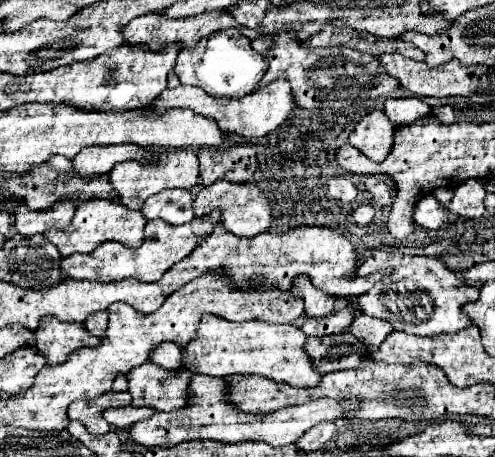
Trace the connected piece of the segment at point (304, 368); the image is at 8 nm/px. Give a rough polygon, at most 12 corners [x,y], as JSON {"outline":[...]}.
{"outline":[[206,314],[182,348],[208,376],[312,388],[300,328]]}

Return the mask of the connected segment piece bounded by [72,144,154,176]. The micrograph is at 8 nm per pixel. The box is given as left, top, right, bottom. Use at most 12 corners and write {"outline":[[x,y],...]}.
{"outline":[[90,146],[76,154],[80,176],[108,174],[124,160],[148,160],[138,146]]}

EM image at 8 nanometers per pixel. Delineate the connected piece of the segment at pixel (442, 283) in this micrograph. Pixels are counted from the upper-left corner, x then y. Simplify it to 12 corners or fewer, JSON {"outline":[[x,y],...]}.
{"outline":[[376,252],[360,276],[386,272],[362,314],[394,330],[456,334],[478,288],[436,258]]}

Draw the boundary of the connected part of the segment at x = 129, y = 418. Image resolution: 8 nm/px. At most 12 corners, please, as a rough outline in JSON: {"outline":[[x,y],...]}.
{"outline":[[108,408],[102,416],[114,428],[152,418],[154,408]]}

